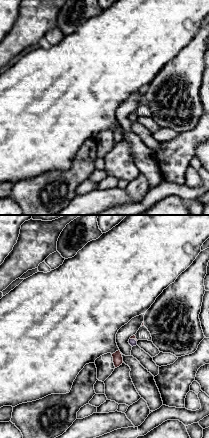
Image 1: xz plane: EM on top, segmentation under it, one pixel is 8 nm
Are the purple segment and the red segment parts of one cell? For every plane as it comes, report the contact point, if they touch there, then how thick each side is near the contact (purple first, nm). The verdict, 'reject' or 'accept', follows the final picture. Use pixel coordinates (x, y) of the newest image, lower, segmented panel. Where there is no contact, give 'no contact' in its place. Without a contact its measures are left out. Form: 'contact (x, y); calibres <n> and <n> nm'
contact (133, 339); calibres 60 and 30 nm

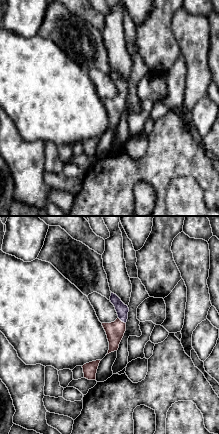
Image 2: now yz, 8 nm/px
contact (122, 321); calibres 100 and 150 nm

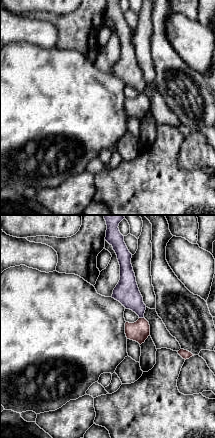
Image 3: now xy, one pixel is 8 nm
contact (141, 317); calibres 190 and 160 nm

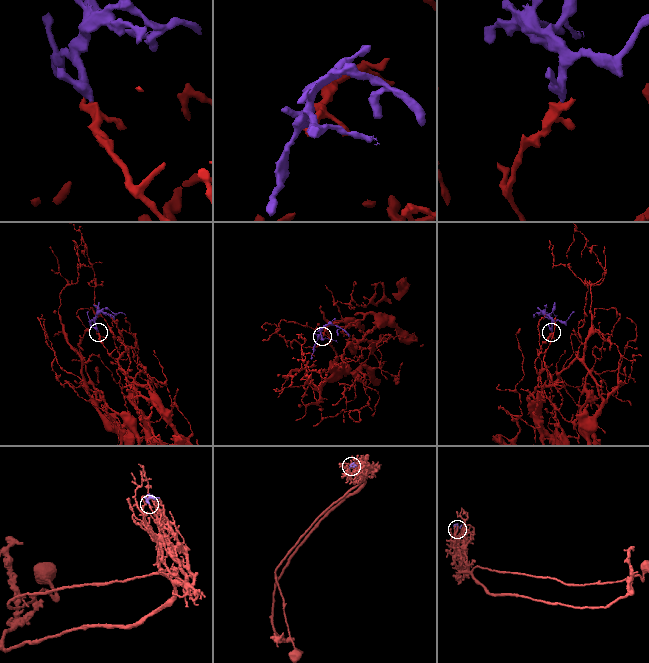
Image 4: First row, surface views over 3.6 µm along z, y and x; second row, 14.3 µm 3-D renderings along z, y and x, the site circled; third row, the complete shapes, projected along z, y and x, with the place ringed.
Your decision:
accept

